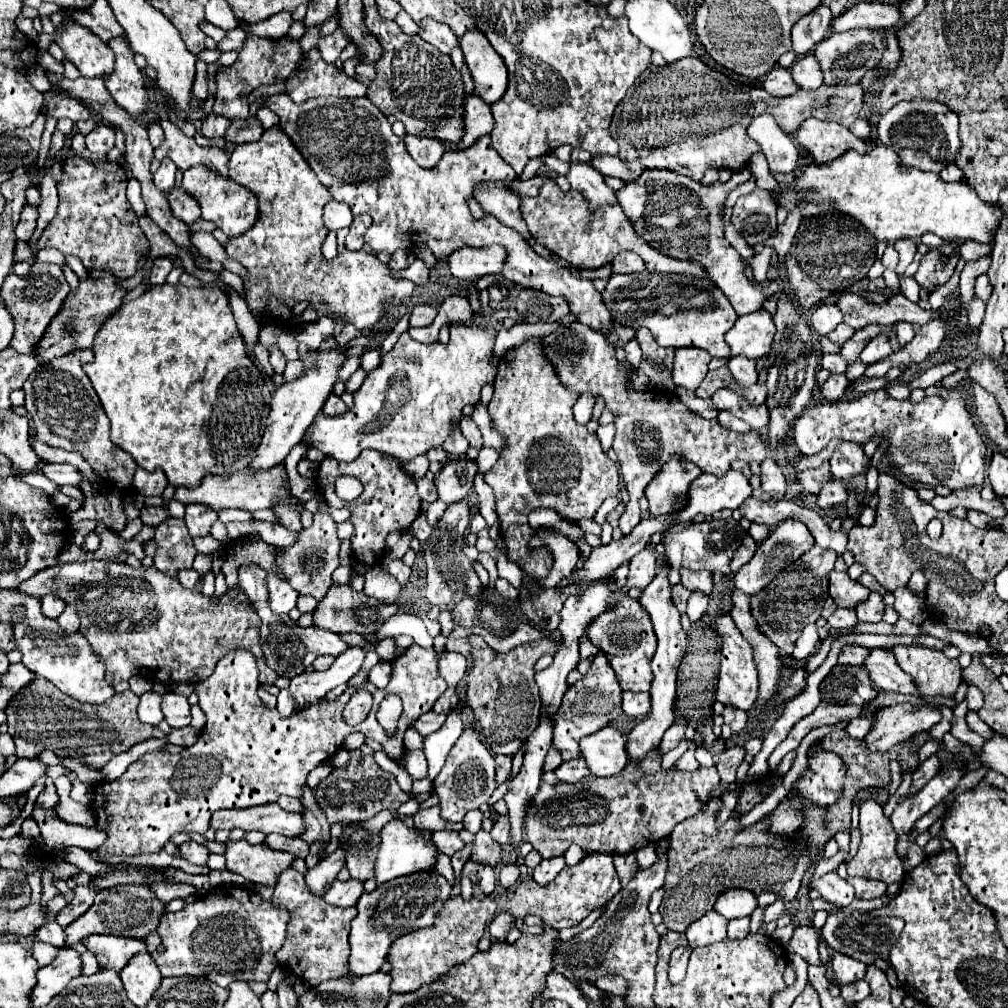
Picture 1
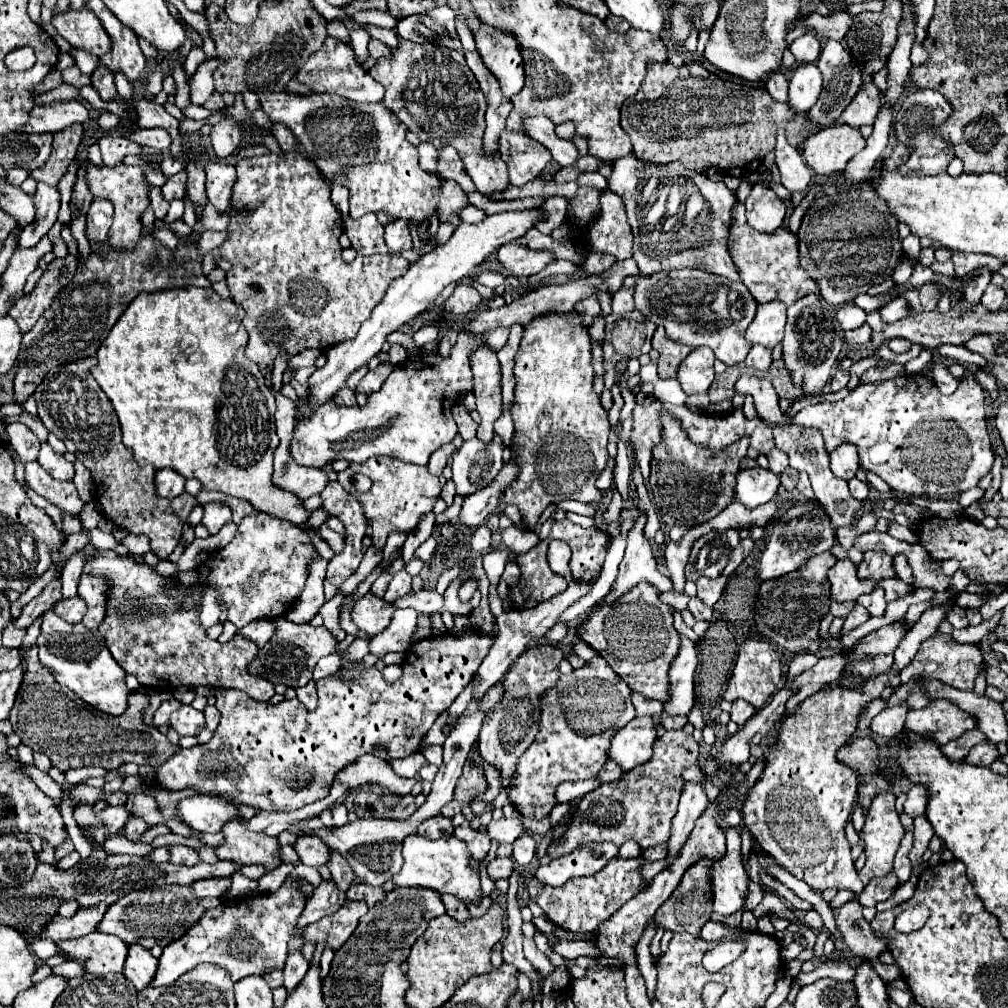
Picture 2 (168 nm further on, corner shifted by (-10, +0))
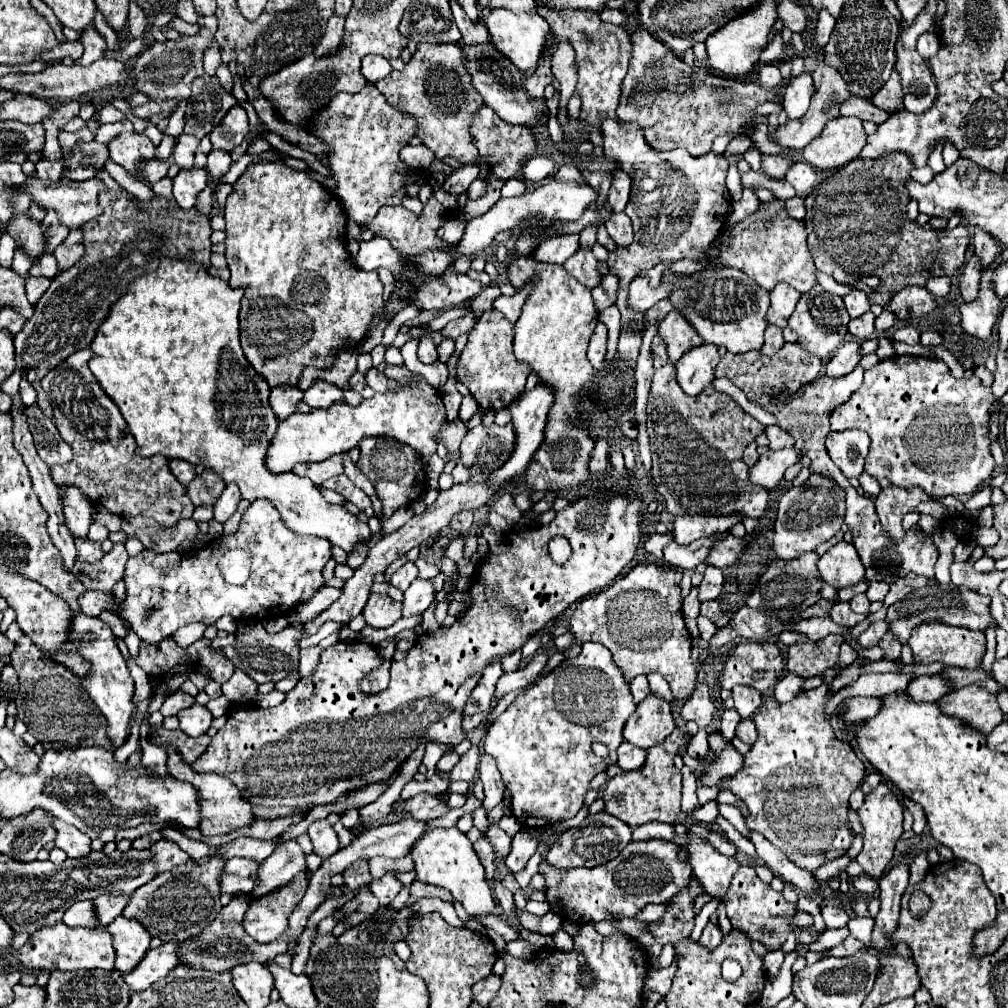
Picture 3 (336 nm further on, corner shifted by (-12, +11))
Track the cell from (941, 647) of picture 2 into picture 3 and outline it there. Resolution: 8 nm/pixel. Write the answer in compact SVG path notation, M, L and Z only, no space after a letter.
M926 621L920 623L918 627L912 629L908 637L908 645L914 651L916 663L934 663L940 661L944 665L956 665L956 667L966 667L974 669L982 661L986 653L986 635L982 631L970 631L964 627L950 627L946 623L938 621Z

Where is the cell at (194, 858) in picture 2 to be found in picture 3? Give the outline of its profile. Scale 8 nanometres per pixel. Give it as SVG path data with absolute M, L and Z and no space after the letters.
M158 841L150 847L152 855L154 855L154 865L156 865L156 873L166 873L170 869L174 869L180 863L188 863L190 857L186 851L182 851L176 843L172 841Z

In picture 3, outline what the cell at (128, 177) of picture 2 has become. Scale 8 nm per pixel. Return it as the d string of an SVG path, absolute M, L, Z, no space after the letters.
M150 159L150 161L144 161L140 163L140 175L144 181L148 181L150 185L154 181L160 181L164 179L168 173L168 163L166 161L156 161L156 159Z

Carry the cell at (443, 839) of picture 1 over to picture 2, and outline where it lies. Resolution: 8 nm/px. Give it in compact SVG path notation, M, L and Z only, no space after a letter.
M464 822L458 828L454 828L454 836L466 842L472 860L482 860L488 854L488 850L490 850L490 838L488 838L488 834L472 830L468 822Z

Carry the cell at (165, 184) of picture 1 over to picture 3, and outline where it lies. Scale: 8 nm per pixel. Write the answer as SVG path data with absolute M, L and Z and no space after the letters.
M200 167L182 169L174 177L174 199L182 209L192 209L196 205L196 197L206 187L206 171Z

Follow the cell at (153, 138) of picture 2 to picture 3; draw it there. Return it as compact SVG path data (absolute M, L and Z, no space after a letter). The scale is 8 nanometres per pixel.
M120 121L120 123L112 123L112 125L102 125L98 131L96 131L96 135L94 135L94 139L98 141L98 143L110 143L114 137L118 137L122 131L132 131L132 123L130 121Z

